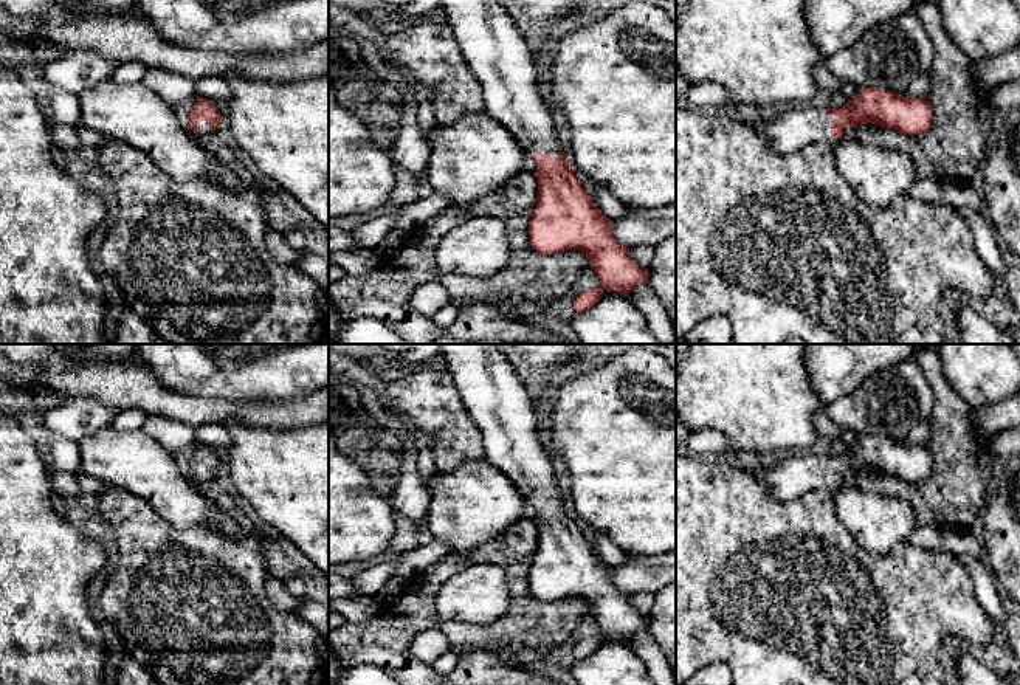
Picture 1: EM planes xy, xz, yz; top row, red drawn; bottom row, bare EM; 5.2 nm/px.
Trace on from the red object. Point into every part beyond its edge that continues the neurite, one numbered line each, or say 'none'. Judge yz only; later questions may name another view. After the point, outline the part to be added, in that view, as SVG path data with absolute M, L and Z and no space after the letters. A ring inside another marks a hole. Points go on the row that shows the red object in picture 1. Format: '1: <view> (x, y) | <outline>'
1: yz (786, 130) | M797 104L756 115L753 121L744 124L763 136L774 152L787 155L808 144L837 143L839 139L831 135L832 118L832 112L822 113L811 104Z

